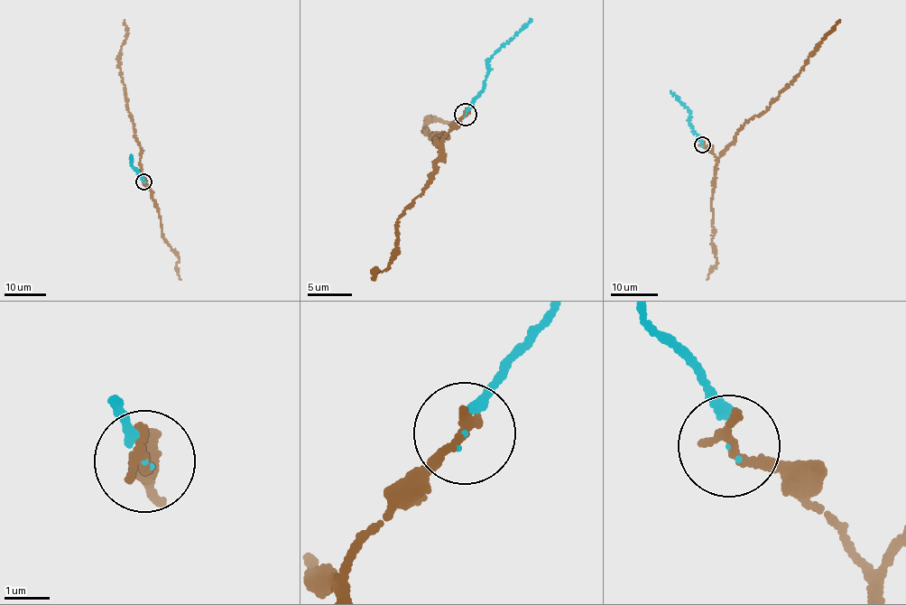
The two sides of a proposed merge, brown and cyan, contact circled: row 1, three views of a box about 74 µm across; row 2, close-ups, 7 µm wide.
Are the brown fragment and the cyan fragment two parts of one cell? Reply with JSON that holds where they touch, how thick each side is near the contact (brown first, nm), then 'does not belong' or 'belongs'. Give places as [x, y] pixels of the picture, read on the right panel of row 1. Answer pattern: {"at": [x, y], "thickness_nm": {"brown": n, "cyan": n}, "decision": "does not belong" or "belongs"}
{"at": [702, 144], "thickness_nm": {"brown": 260, "cyan": 140}, "decision": "belongs"}

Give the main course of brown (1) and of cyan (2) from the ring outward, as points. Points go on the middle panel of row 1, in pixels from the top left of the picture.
1: (466, 114), (440, 144), (433, 140), (447, 134), (430, 137), (427, 129), (423, 131), (432, 117), (456, 123)
2: (466, 114), (485, 86), (487, 61), (531, 19)

